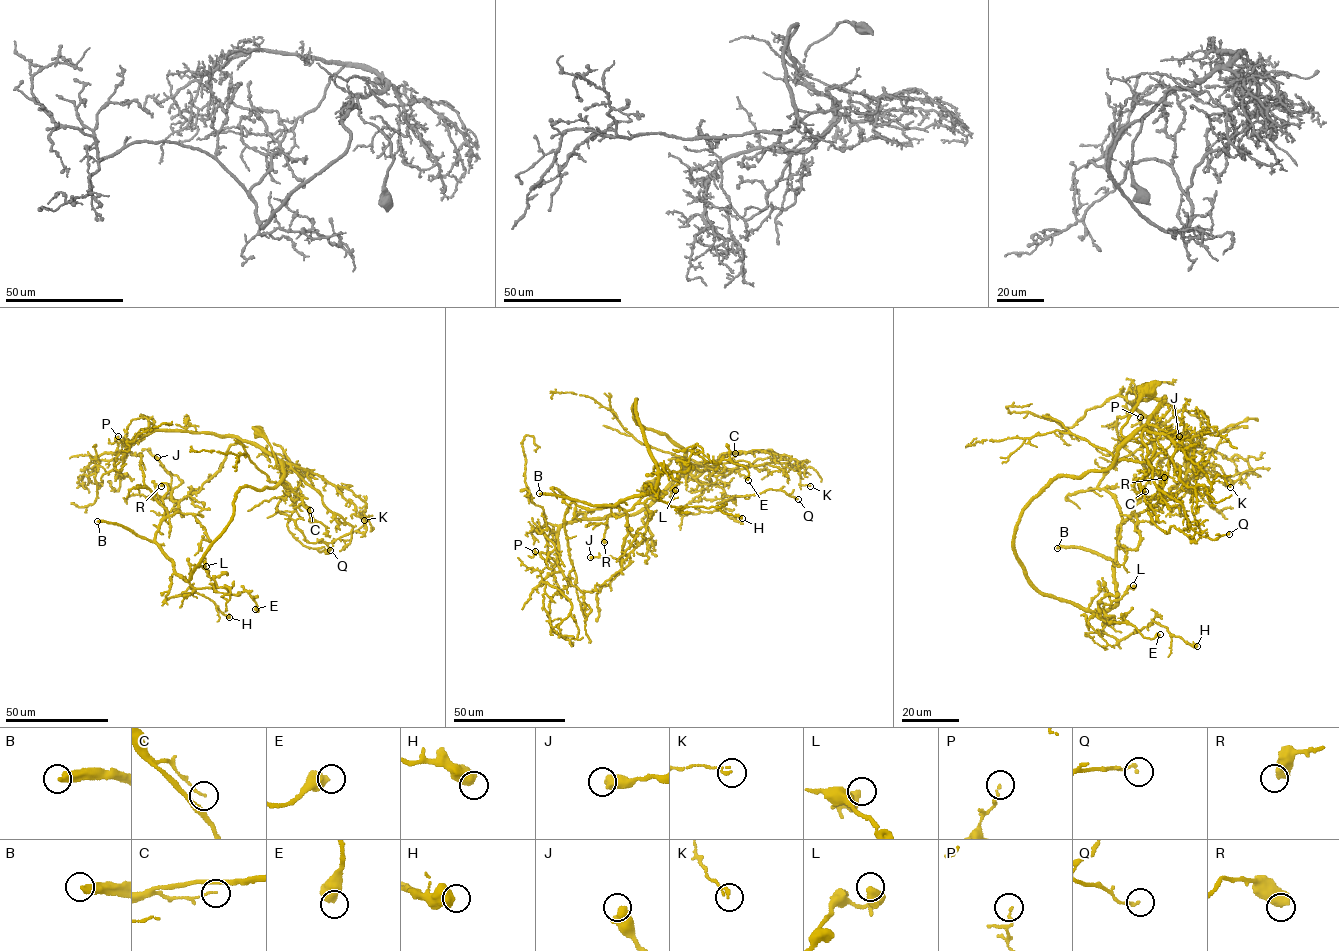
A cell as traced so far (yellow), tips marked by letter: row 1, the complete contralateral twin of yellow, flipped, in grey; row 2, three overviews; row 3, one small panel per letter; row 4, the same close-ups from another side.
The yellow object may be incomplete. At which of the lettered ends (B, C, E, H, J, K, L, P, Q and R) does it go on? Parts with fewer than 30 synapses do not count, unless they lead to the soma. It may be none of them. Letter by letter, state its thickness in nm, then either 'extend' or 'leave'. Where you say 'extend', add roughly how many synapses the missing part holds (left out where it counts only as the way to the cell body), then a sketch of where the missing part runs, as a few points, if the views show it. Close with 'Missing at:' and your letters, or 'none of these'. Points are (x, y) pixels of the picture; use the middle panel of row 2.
B: 400 nm | extend | 600 syn
C: 100 nm | leave
E: 600 nm | leave
H: 650 nm | leave
J: 550 nm | leave
K: 140 nm | leave
L: 360 nm | leave
P: 100 nm | leave
Q: 140 nm | leave
R: 650 nm | leave
Missing at: B

